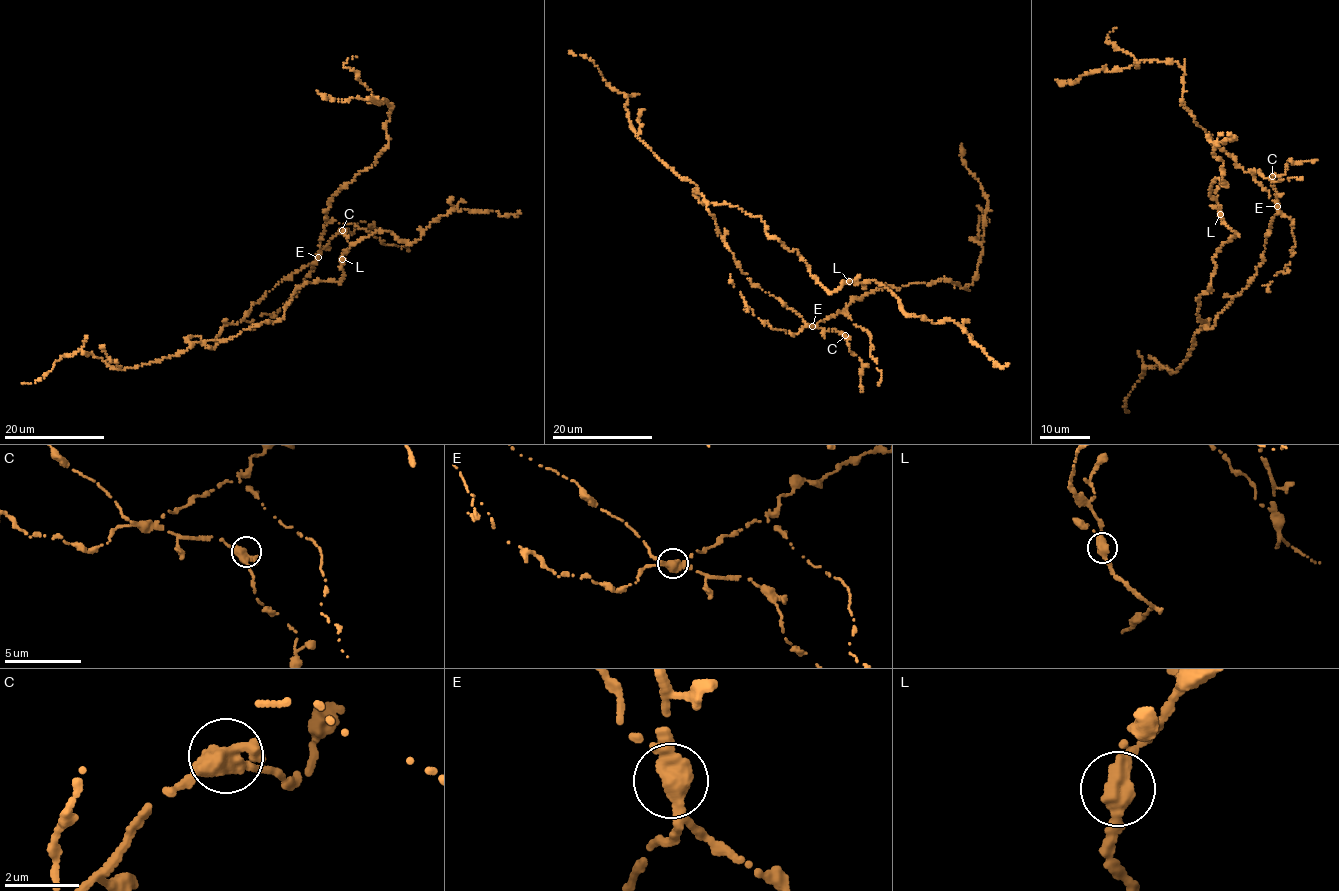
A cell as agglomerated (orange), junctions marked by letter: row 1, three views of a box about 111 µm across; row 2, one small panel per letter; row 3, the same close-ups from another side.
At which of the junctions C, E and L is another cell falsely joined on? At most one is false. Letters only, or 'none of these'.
E

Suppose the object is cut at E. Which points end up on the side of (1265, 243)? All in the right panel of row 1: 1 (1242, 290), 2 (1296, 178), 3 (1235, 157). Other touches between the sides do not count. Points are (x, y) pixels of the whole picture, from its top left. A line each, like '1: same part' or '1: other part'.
1: same part
2: other part
3: other part

